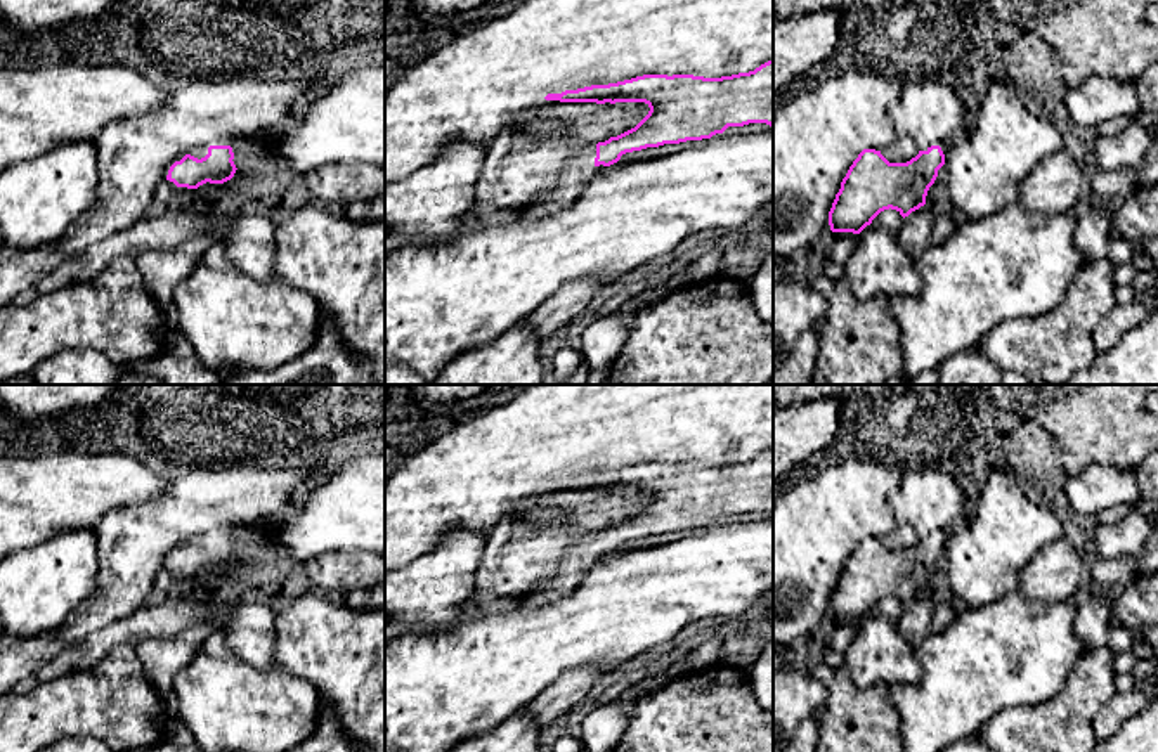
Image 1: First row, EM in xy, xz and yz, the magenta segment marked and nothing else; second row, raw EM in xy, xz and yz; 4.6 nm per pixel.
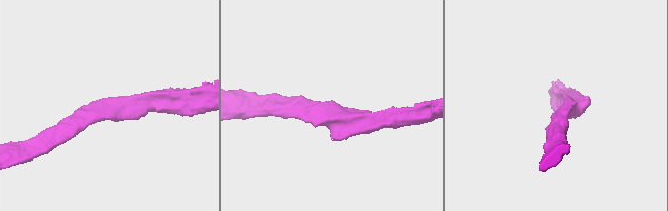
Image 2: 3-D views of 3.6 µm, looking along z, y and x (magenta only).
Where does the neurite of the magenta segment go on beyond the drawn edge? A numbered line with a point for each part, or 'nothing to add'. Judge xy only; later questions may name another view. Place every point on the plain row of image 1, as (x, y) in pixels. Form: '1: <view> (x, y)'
1: xy (200, 539)

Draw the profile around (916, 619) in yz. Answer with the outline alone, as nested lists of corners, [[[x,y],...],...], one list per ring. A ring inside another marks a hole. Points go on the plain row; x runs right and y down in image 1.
[[[927,593],[903,606],[896,629],[912,648],[921,646],[931,636],[934,610],[936,603]]]

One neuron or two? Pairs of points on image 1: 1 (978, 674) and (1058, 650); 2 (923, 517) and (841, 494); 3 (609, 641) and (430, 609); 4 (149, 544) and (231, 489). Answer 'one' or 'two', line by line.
1: one
2: two
3: two
4: one

